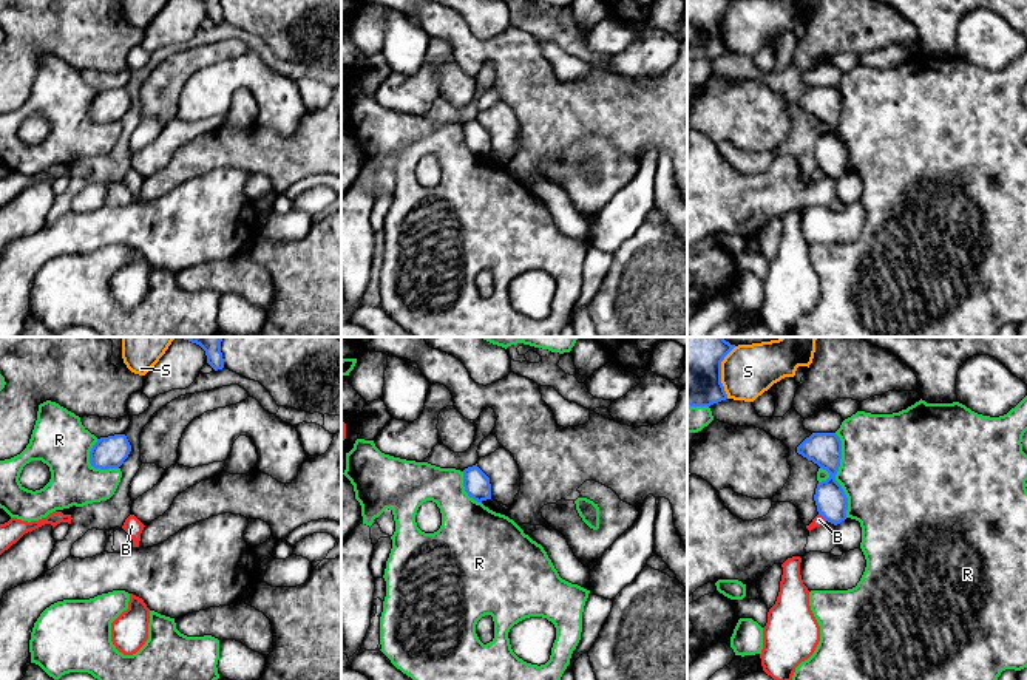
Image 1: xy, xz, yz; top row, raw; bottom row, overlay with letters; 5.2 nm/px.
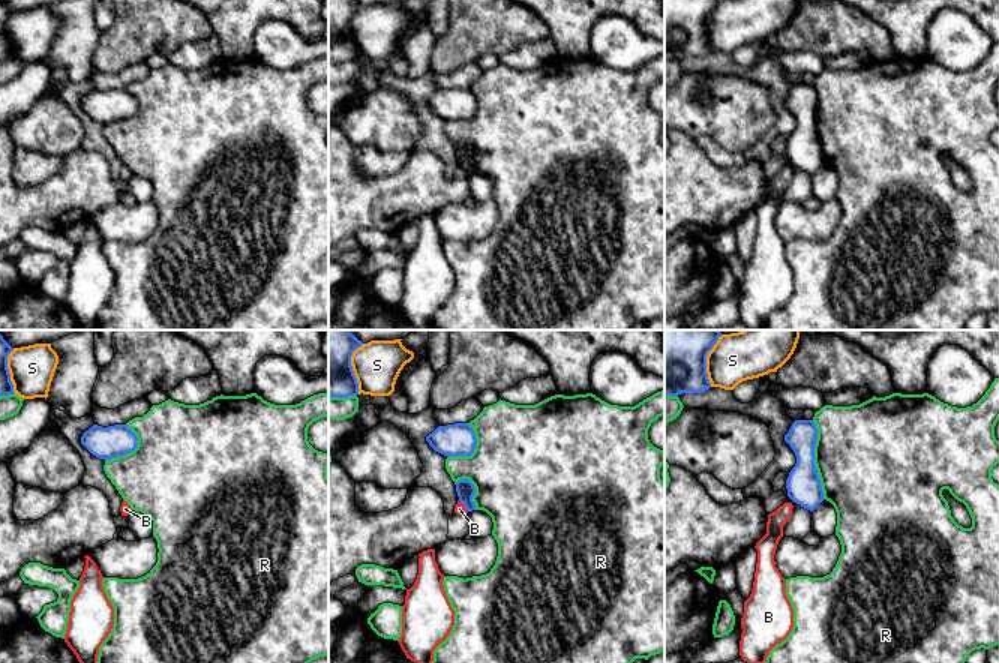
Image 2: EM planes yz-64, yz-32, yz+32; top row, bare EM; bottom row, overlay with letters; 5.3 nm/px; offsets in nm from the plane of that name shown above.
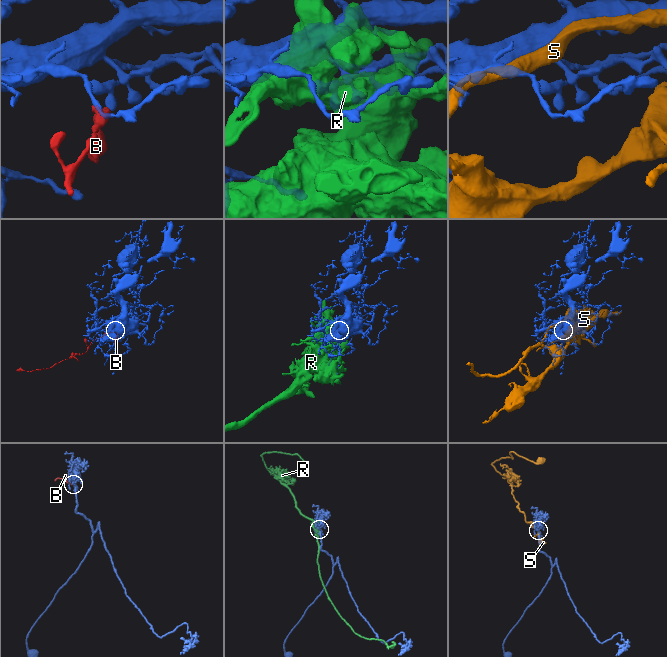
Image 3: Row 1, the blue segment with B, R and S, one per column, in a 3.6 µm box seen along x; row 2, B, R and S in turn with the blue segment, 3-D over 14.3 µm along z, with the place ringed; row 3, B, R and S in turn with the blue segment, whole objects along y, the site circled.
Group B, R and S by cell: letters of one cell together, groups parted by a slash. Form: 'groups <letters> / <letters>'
groups B / R / S

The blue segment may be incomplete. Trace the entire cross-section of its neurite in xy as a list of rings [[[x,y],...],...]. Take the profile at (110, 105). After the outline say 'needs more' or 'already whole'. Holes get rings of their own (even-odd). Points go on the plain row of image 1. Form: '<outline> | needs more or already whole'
[[[125,88],[100,91],[90,105],[90,117],[94,122],[119,122],[128,111],[131,99]]] | already whole

